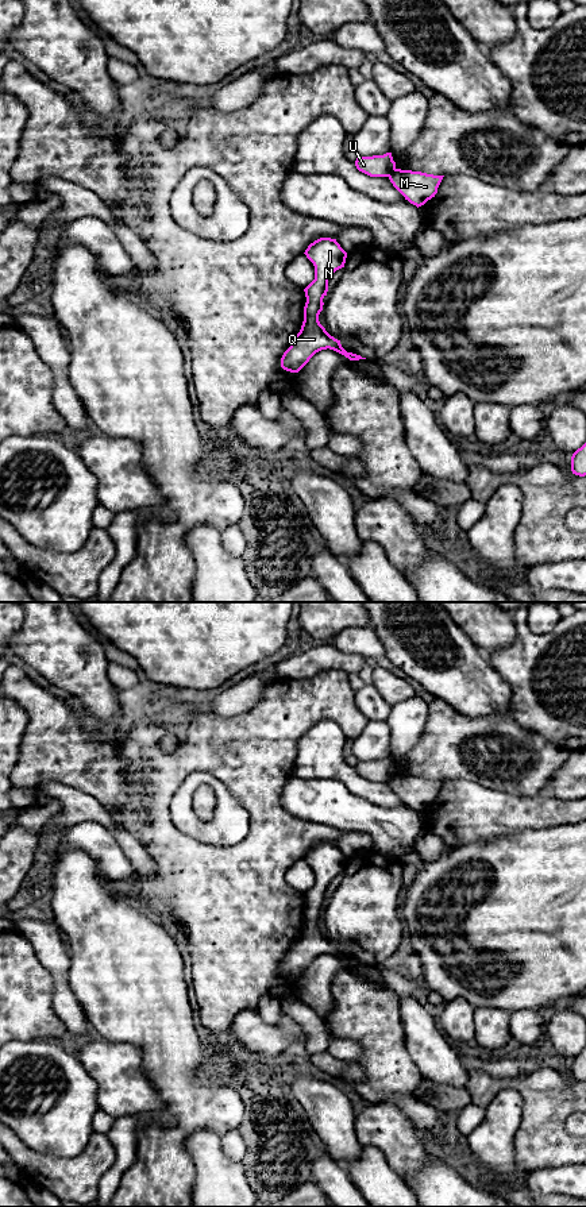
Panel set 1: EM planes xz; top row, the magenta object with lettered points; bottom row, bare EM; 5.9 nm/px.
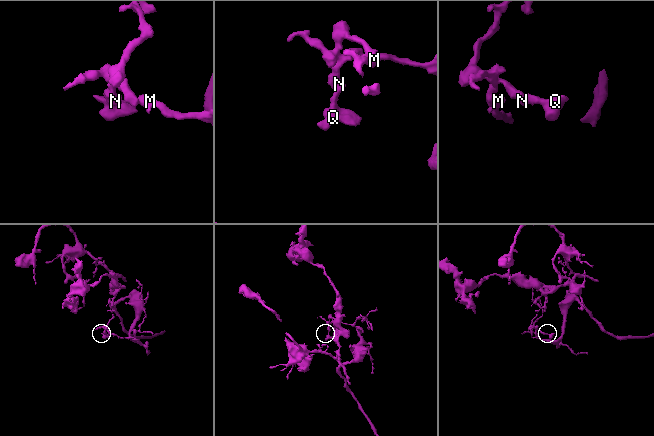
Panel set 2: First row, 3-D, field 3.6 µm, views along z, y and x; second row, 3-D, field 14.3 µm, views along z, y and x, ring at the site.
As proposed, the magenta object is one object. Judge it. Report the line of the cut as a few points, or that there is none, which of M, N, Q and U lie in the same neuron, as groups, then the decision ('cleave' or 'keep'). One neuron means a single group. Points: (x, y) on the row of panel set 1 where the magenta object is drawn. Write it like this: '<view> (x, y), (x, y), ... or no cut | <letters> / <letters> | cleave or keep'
xz (394, 168), (388, 176) | M / N Q U | cleave

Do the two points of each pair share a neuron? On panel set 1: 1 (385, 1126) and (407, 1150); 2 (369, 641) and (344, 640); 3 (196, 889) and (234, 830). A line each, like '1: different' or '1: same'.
1: same
2: same
3: different

